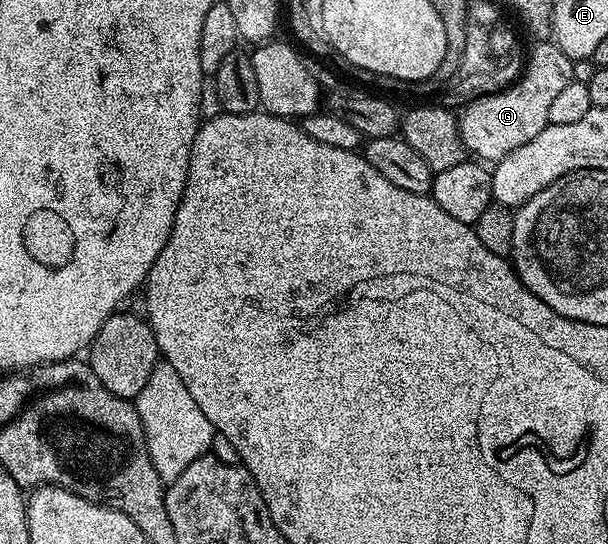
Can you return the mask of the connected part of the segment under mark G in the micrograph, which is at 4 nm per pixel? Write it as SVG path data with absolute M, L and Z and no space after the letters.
M539 41L525 59L525 66L510 87L470 100L458 116L464 152L479 161L498 161L525 141L533 141L549 123L551 102L576 78L576 64L553 41Z

